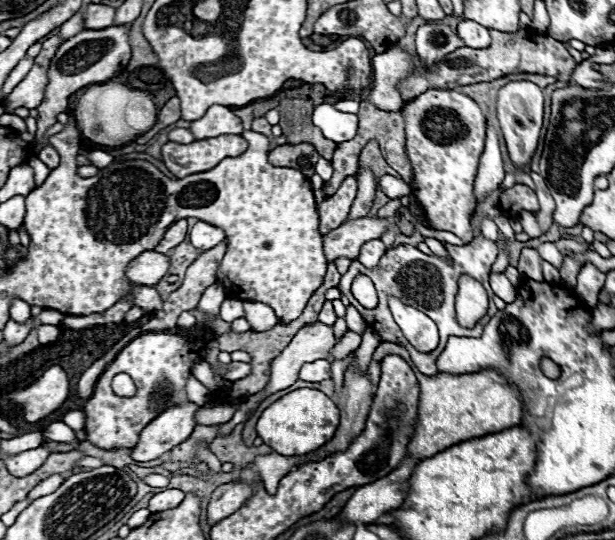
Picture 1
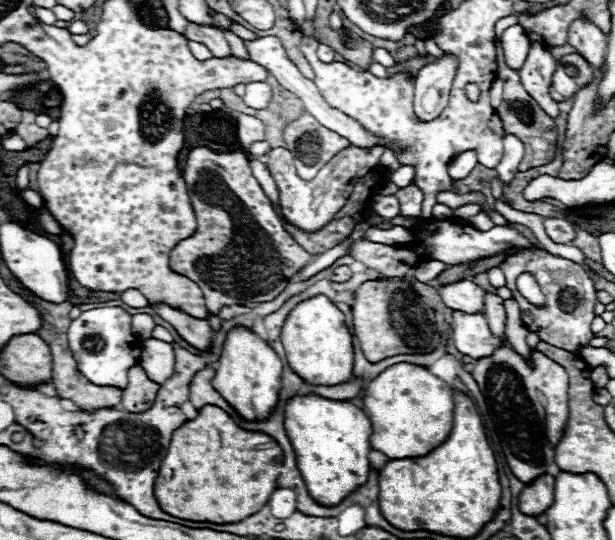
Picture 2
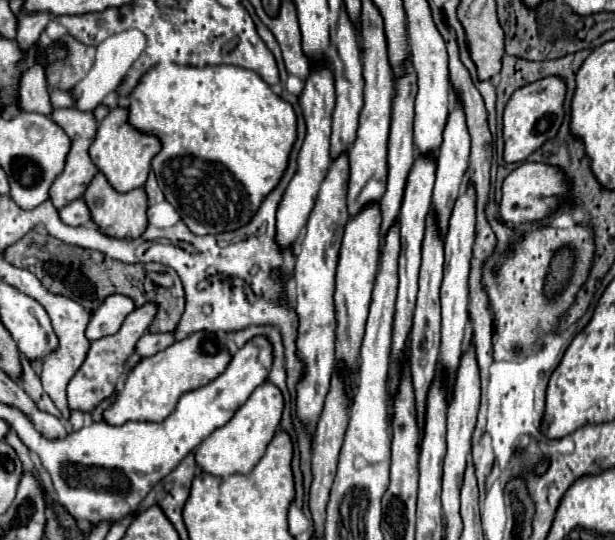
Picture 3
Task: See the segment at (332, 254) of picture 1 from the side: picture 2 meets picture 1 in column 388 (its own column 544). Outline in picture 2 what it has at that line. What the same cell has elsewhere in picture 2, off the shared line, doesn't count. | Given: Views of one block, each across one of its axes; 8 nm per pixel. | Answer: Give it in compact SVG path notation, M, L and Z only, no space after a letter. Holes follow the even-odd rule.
M546 218L544 220L544 228L546 234L556 242L556 244L570 244L576 238L574 228L570 226L568 220L560 220L560 218Z

